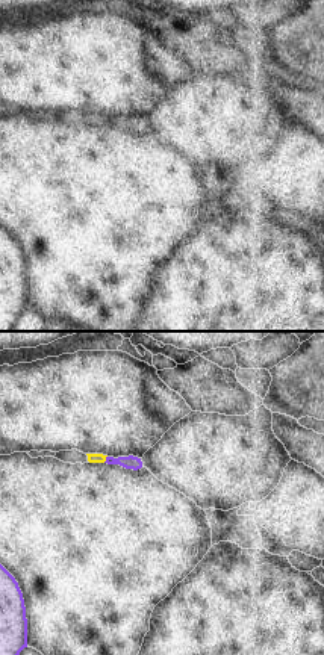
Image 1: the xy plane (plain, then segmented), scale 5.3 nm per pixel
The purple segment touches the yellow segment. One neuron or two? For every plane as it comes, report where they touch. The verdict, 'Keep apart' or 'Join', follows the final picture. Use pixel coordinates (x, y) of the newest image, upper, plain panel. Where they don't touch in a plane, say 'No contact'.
Touches purple at (106, 120)

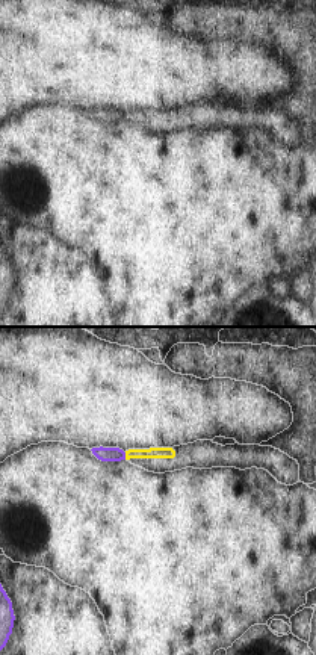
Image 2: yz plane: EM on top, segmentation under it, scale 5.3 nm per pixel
Touches purple at (124, 117)

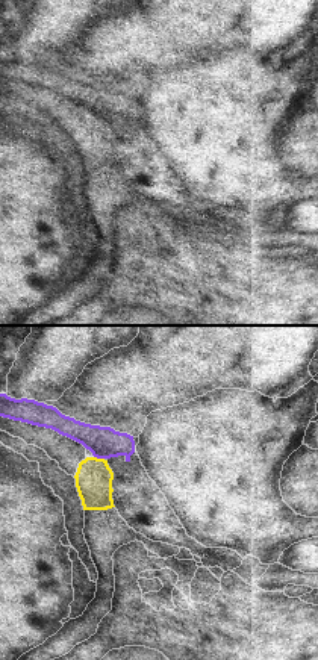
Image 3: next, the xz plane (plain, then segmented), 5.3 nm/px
Touches purple at (99, 118)

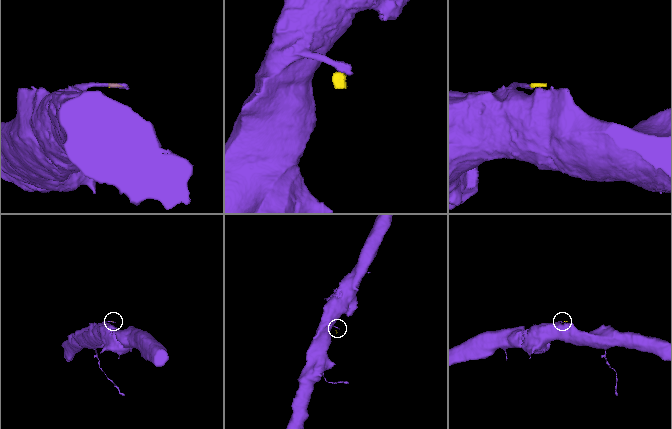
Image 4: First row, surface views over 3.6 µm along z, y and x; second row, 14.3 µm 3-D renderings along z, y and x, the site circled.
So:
Keep apart

